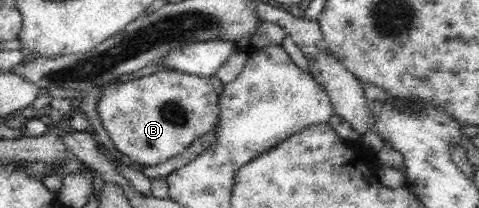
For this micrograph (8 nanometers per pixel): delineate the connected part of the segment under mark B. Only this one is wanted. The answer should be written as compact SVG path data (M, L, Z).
M162 69L130 82L117 82L104 86L97 101L96 111L115 151L123 155L123 161L135 165L135 168L141 172L178 157L199 137L203 137L216 126L219 115L218 97L210 80L175 69Z

